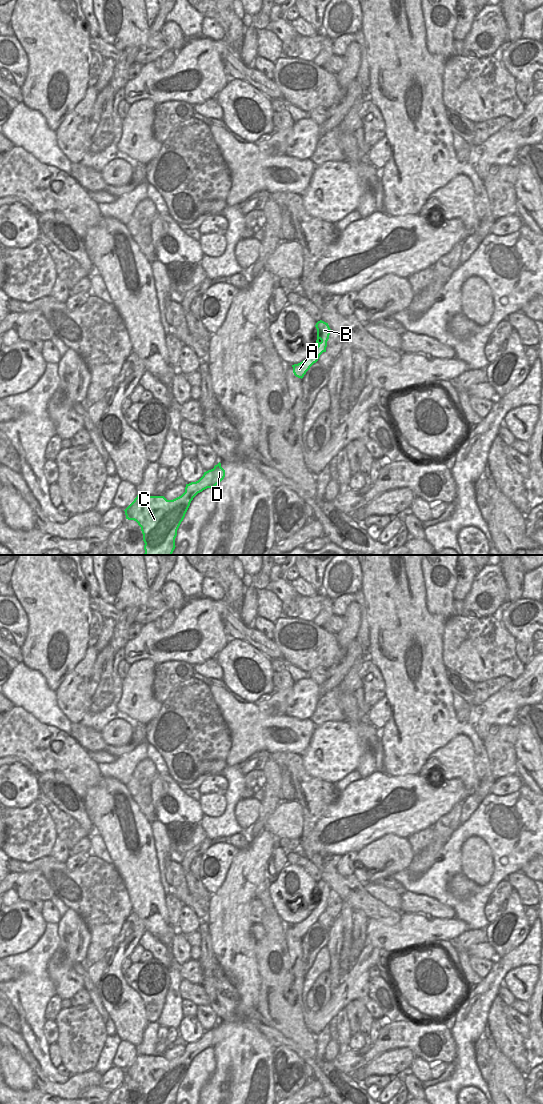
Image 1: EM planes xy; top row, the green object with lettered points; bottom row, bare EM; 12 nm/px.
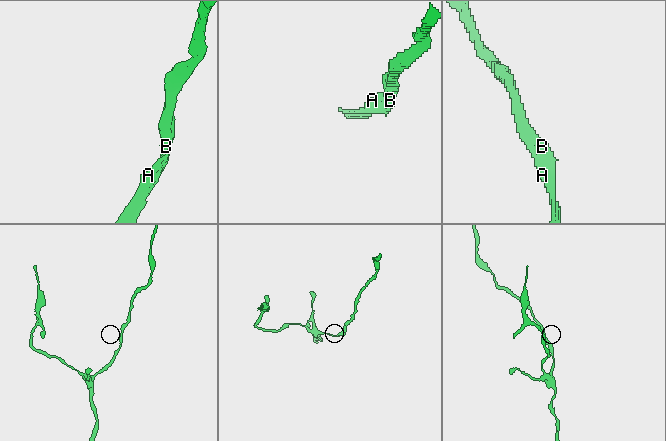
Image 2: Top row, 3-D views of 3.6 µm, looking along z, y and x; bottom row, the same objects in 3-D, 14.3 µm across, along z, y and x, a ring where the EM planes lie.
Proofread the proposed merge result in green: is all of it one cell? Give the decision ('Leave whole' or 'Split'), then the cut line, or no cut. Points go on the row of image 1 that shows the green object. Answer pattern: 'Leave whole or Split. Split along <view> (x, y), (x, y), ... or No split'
Leave whole. No split.

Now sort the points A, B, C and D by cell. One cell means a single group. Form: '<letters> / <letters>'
A B C D

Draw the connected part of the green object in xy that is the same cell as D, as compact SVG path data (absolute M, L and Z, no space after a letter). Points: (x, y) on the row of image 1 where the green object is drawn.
M219 462L213 469L204 472L198 481L186 484L185 492L173 500L138 494L124 511L126 519L136 521L141 527L144 555L172 555L177 530L191 501L203 490L214 488L224 477L225 470Z

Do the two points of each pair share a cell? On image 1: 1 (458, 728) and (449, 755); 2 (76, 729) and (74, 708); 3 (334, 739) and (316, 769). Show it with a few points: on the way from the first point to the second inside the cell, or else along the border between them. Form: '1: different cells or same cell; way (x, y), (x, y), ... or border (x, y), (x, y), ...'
1: different cells; border (474, 748), (468, 737), (458, 734), (436, 750)
2: different cells; border (80, 721), (72, 723)
3: same cell; way (334, 746), (334, 750), (322, 762)

